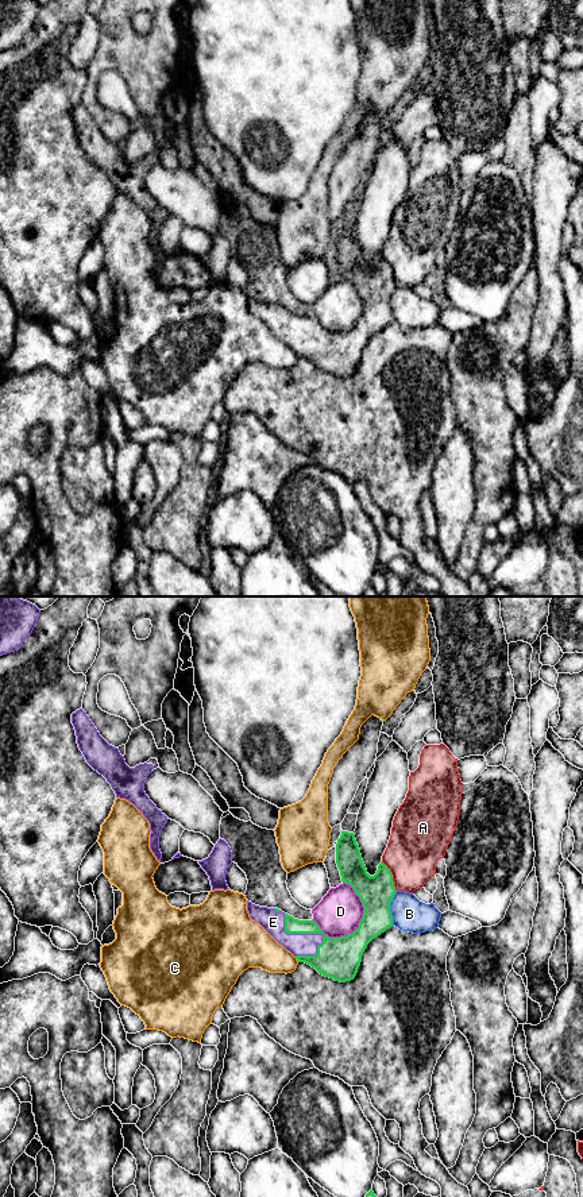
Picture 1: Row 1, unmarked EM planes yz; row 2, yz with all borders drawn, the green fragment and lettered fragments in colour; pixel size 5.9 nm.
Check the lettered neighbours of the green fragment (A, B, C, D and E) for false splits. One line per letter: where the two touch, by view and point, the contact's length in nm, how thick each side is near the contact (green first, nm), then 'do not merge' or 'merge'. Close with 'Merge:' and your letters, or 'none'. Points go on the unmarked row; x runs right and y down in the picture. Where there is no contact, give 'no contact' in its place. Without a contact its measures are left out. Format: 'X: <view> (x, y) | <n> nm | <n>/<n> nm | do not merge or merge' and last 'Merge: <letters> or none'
A: yz (392, 271) | 200 nm | 200/320 nm | do not merge
B: yz (389, 304) | 200 nm | 200/200 nm | do not merge
C: yz (297, 355) | 40 nm | 260/220 nm | do not merge
D: yz (363, 312) | 360 nm | 200/260 nm | do not merge
E: yz (305, 328) | 320 nm | 240/140 nm | merge
Merge: E

